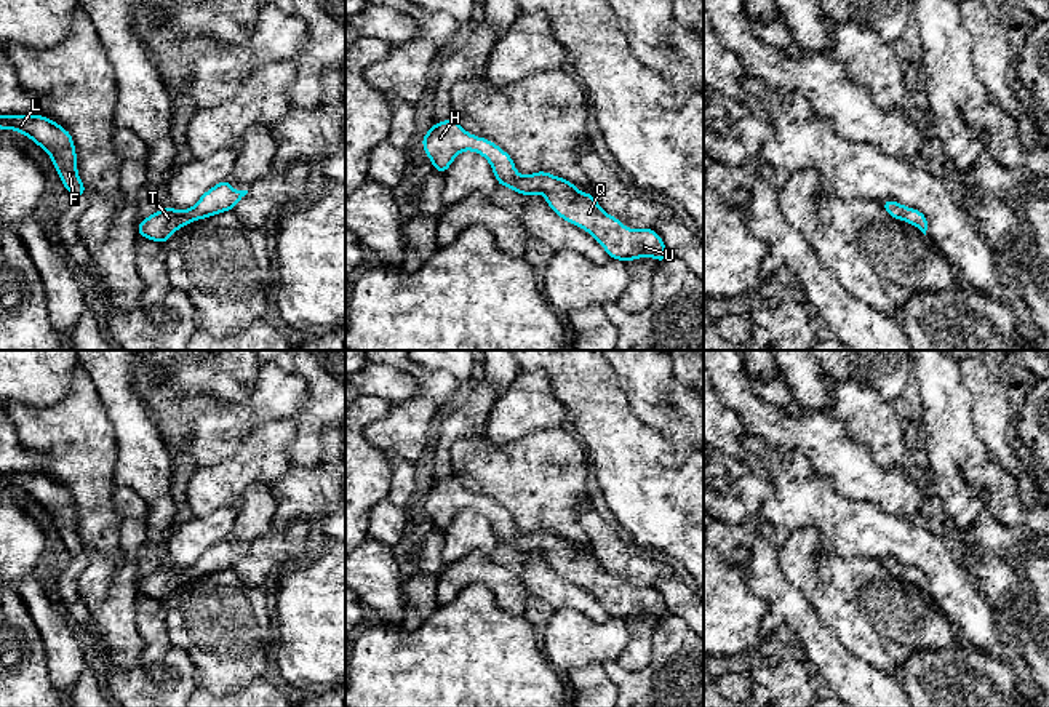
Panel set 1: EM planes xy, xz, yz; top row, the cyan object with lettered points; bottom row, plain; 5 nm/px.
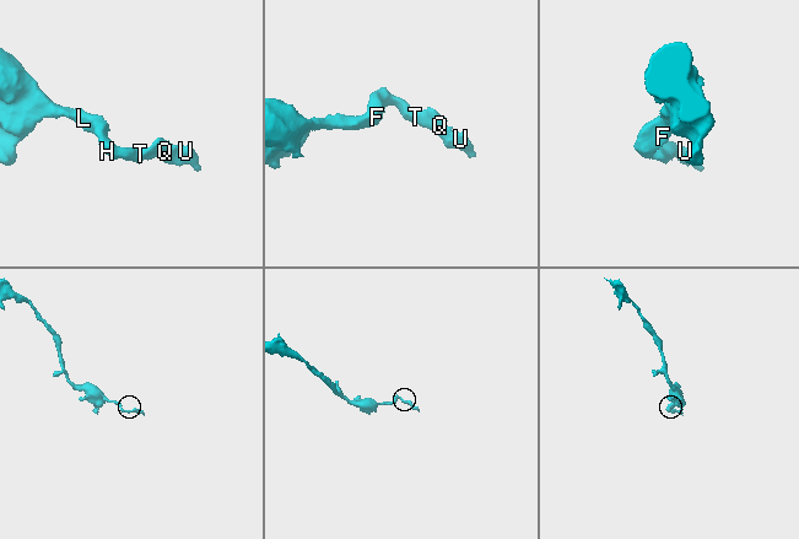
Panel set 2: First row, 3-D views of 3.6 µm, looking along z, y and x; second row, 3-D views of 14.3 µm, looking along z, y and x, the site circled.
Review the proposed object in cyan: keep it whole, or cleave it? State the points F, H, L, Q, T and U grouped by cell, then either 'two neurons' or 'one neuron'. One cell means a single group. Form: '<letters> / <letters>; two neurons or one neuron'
F H L Q T U; one neuron

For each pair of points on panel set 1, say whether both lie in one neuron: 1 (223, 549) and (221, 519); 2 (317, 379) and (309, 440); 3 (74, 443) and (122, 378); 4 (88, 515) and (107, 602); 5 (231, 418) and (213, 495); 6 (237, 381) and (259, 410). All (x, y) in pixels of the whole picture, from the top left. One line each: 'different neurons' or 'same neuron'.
1: different neurons
2: same neuron
3: different neurons
4: different neurons
5: different neurons
6: different neurons

